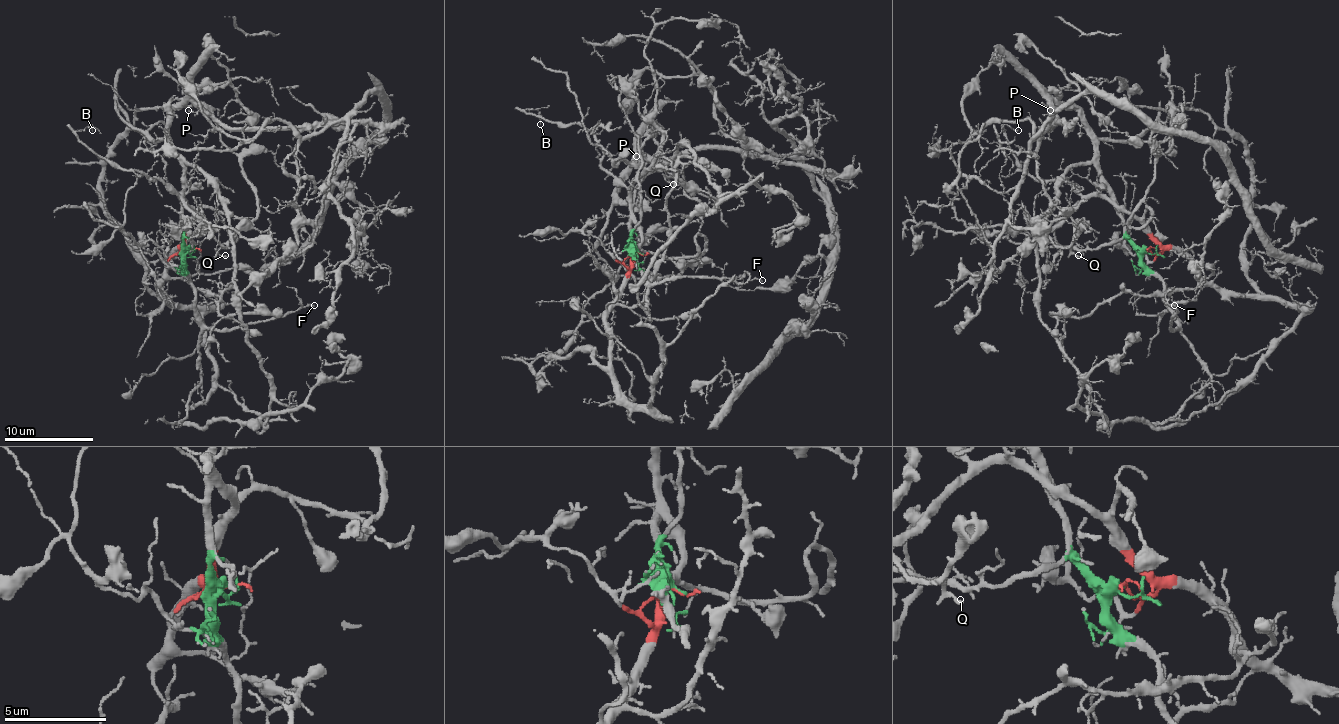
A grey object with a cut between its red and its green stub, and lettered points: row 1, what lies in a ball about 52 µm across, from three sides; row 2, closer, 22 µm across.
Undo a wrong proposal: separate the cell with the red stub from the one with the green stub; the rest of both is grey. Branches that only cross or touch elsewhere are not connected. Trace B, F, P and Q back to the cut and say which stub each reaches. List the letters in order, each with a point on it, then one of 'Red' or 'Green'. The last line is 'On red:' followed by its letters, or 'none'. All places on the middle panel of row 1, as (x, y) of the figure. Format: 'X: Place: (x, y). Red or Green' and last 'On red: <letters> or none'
B: Place: (540, 124). Red
F: Place: (762, 280). Green
P: Place: (636, 156). Green
Q: Place: (673, 184). Red
On red: B, Q

